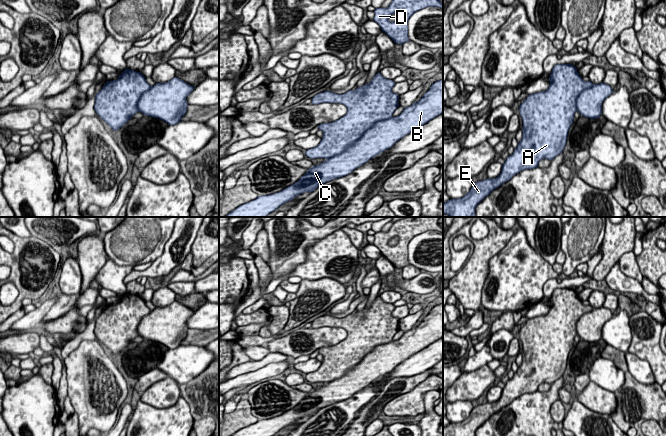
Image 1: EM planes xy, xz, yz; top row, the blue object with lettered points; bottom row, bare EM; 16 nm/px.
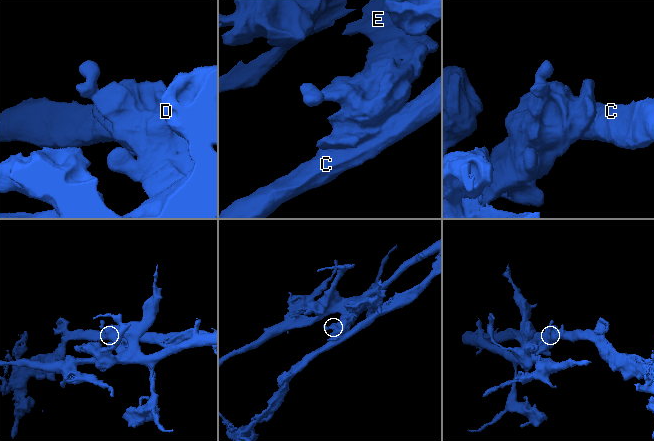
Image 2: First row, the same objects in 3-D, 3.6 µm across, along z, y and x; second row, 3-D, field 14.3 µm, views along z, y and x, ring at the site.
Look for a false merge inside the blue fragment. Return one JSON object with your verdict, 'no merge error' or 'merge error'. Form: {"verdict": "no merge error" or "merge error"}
{"verdict": "merge error"}

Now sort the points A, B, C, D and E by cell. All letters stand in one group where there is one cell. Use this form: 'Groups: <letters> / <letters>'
Groups: A D E / B C

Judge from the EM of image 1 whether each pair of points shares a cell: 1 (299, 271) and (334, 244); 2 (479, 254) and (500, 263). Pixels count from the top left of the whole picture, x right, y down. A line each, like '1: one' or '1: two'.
1: one
2: two

